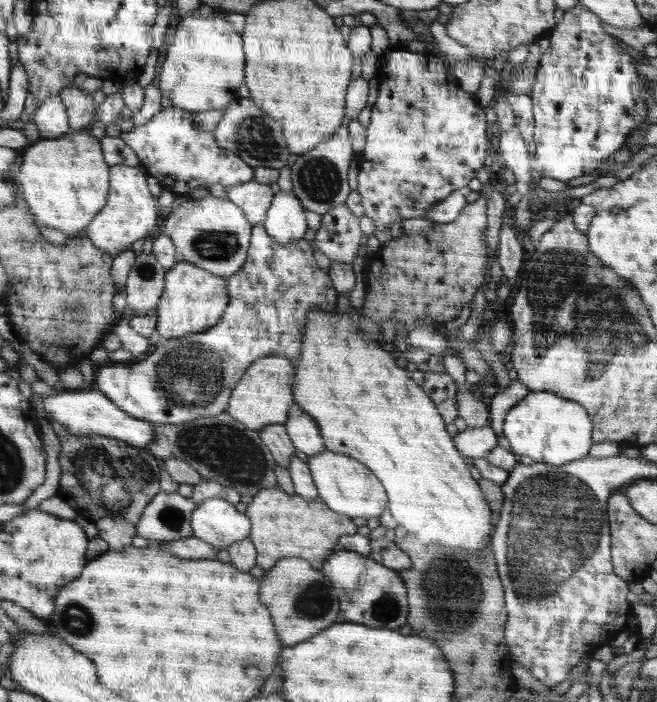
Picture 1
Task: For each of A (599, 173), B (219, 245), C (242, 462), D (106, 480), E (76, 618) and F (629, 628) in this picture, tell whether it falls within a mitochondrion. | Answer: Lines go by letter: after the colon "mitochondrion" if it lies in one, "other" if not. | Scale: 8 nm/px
A: other
B: mitochondrion
C: mitochondrion
D: mitochondrion
E: mitochondrion
F: other

